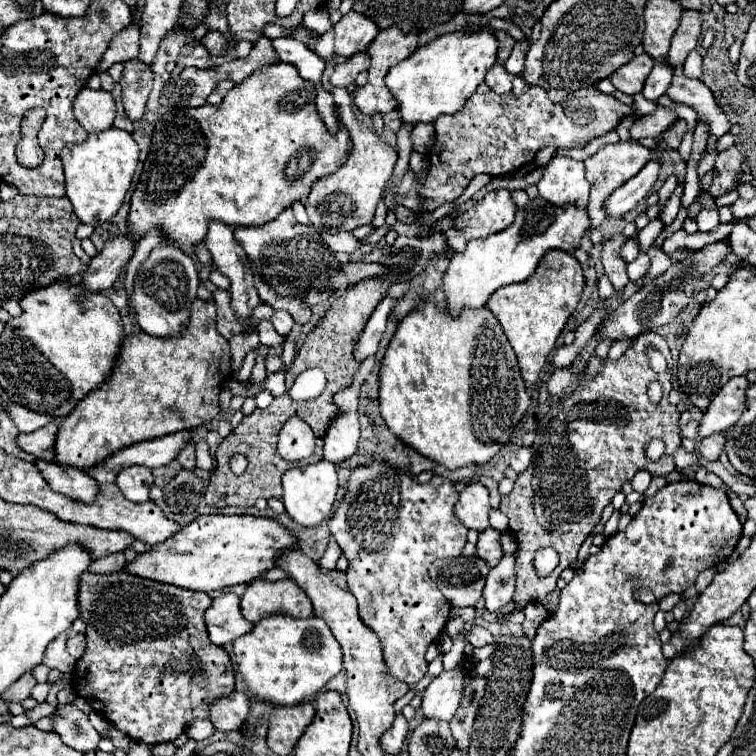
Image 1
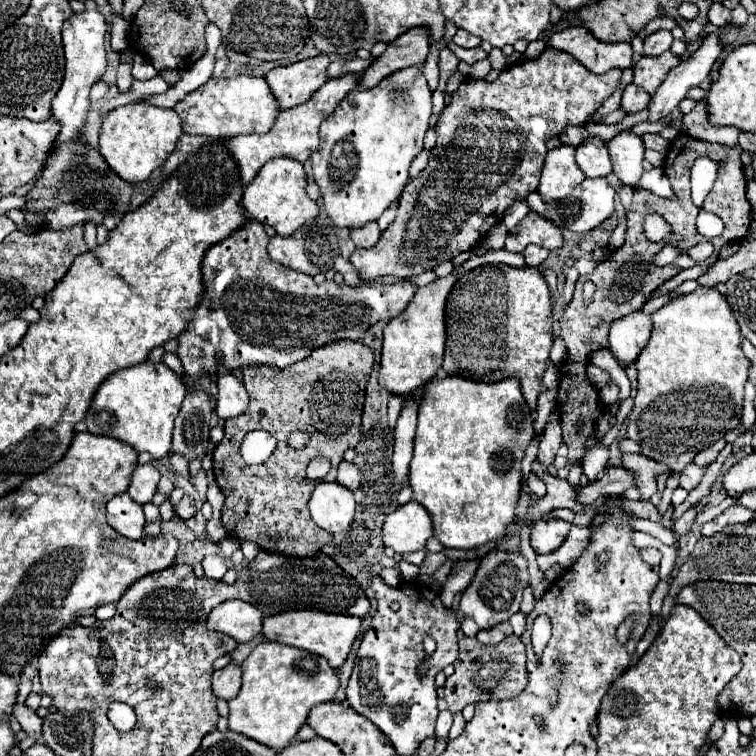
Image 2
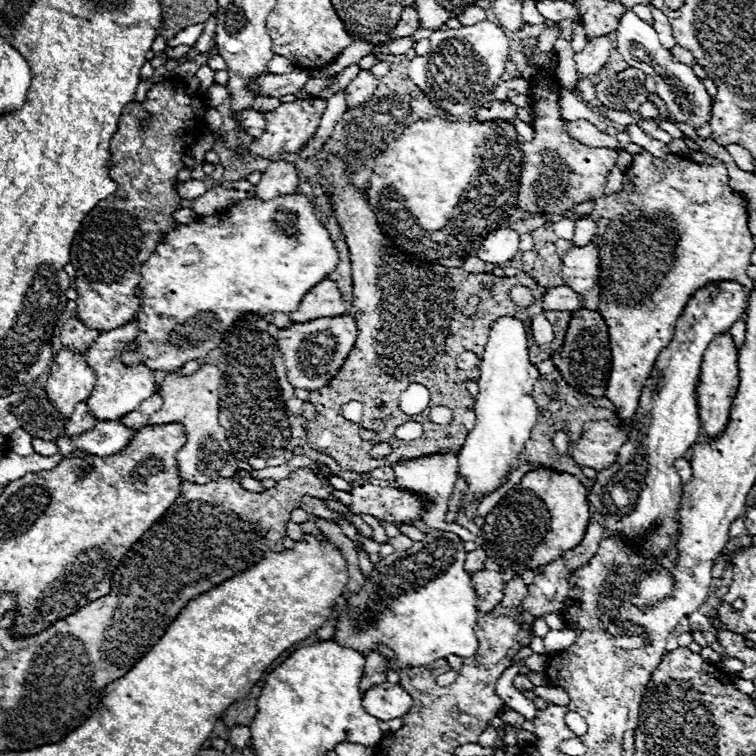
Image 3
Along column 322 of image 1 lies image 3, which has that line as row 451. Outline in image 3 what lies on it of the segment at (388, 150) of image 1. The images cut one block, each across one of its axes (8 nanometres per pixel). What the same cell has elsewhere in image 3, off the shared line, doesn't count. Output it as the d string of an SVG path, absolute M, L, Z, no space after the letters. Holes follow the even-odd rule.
M206 364L192 376L172 372L158 388L158 392L164 398L164 404L158 412L154 412L154 416L150 416L148 426L178 422L186 428L186 444L176 452L182 482L206 484L220 478L232 478L240 470L236 460L228 460L232 456L232 448L226 440L224 428L218 424L218 412L220 412L218 386L220 386L220 370L214 364Z

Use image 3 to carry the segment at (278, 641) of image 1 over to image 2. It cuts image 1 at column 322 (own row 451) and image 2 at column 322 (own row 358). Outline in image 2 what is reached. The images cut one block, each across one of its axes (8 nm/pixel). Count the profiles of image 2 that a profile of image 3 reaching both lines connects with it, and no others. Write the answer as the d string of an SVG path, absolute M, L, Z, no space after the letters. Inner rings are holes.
M260 642L242 664L242 686L230 706L230 730L240 732L268 748L286 748L312 706L334 700L338 690L338 676L326 658L292 648L280 642Z

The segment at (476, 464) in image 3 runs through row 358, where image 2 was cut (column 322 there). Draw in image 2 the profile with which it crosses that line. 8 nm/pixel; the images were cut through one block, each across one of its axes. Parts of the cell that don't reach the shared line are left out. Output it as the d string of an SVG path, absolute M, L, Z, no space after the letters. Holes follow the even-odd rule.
M318 482L310 500L308 510L312 520L326 532L338 534L352 528L356 502L348 488L338 482Z

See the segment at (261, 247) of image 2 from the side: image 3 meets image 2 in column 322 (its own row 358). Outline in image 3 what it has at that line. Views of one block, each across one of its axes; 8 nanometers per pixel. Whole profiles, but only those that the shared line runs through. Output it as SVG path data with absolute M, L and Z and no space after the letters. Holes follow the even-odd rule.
M336 316L336 318L318 318L304 324L292 324L286 330L278 332L278 348L284 358L286 378L294 388L304 390L320 390L328 384L344 364L346 356L350 354L356 342L358 326L350 316Z

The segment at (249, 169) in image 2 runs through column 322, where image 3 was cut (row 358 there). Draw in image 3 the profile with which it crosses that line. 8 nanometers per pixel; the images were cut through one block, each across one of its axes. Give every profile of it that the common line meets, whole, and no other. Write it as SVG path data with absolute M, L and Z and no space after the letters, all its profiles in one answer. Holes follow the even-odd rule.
M130 322L120 328L110 330L110 332L104 332L84 354L88 366L94 368L94 372L96 372L96 384L94 384L96 390L92 390L86 404L92 410L92 414L100 420L118 420L126 412L136 410L136 406L142 400L146 400L148 396L152 396L156 392L154 372L150 372L146 366L124 366L120 362L120 354L122 354L122 350L126 350L132 344L132 340L136 338L136 330L138 330L136 324ZM100 388L110 388L110 390L100 390Z

